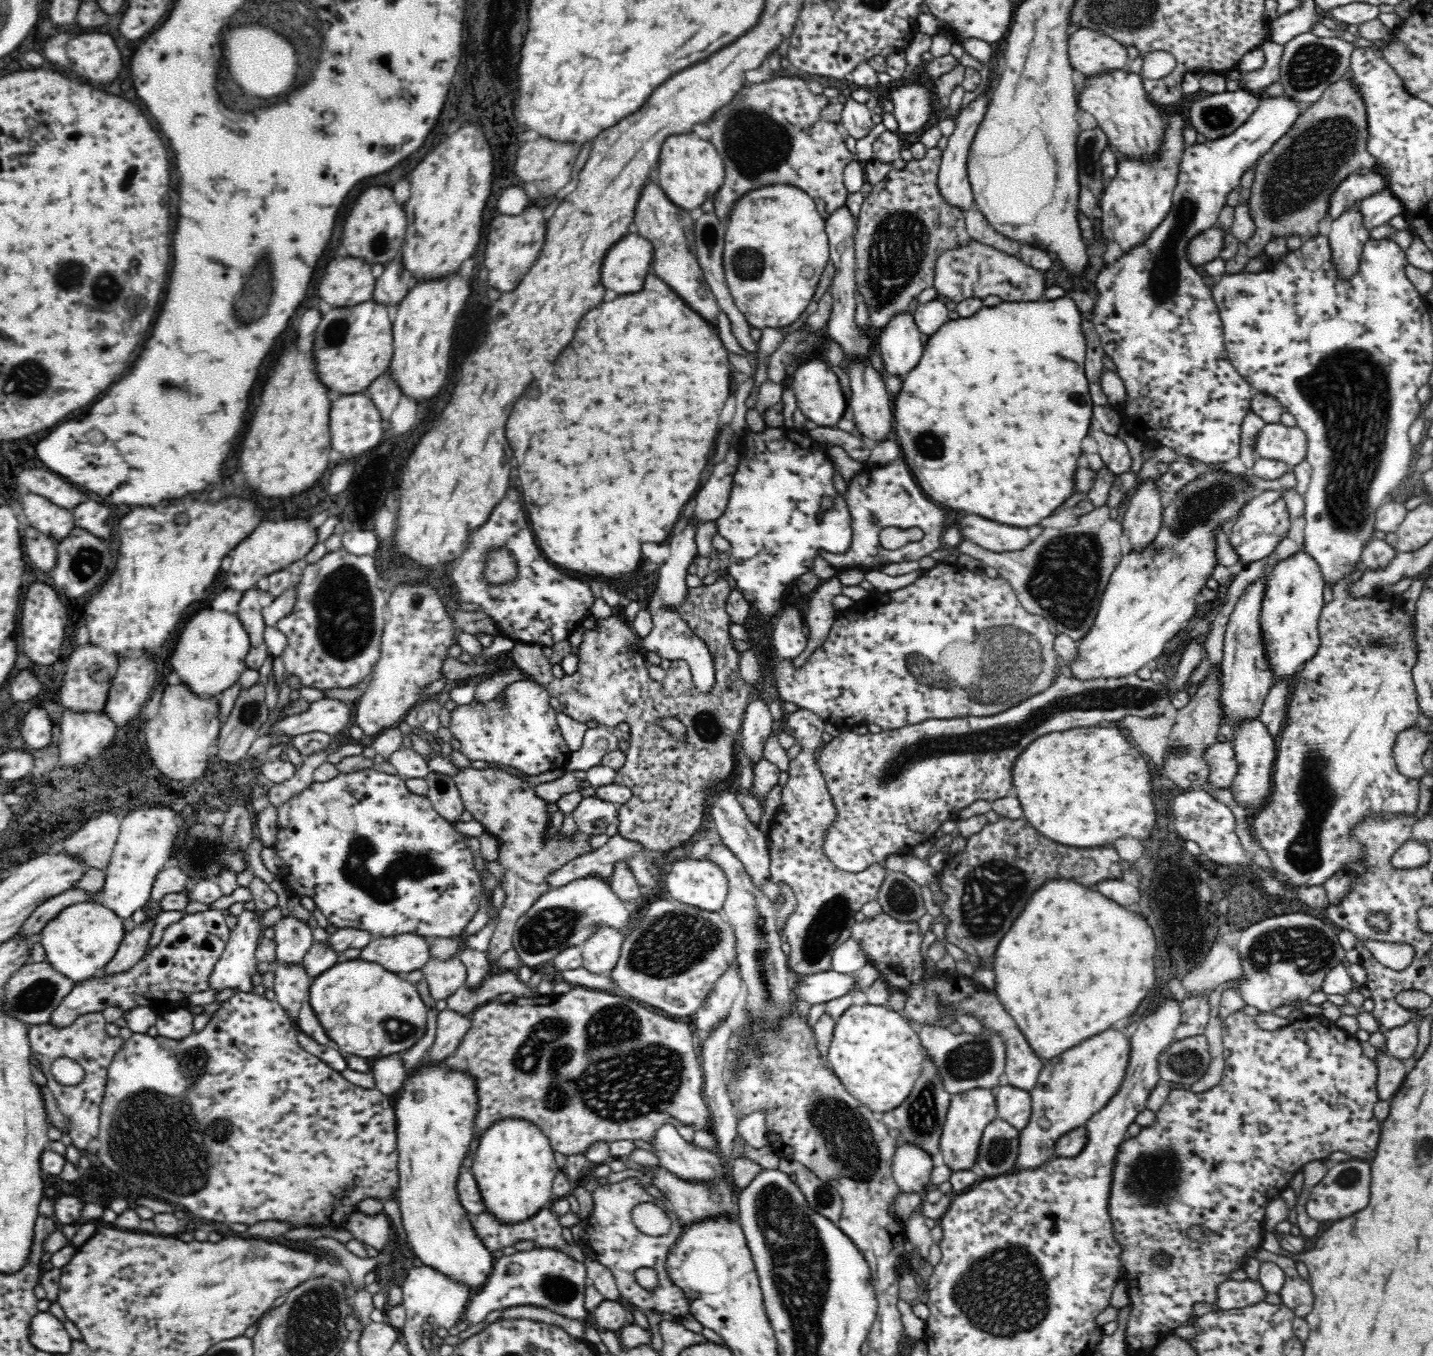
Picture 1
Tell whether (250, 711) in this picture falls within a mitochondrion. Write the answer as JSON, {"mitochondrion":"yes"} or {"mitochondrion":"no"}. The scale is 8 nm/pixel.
{"mitochondrion":"yes"}

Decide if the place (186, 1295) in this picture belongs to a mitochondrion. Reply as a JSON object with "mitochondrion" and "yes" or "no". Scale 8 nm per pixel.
{"mitochondrion":"no"}

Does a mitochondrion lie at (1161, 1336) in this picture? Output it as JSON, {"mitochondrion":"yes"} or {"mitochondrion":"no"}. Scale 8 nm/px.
{"mitochondrion":"no"}

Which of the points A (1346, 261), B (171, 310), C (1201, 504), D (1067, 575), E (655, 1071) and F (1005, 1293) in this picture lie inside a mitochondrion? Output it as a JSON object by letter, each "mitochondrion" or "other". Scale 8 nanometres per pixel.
{"A":"other","B":"other","C":"mitochondrion","D":"mitochondrion","E":"mitochondrion","F":"mitochondrion"}

